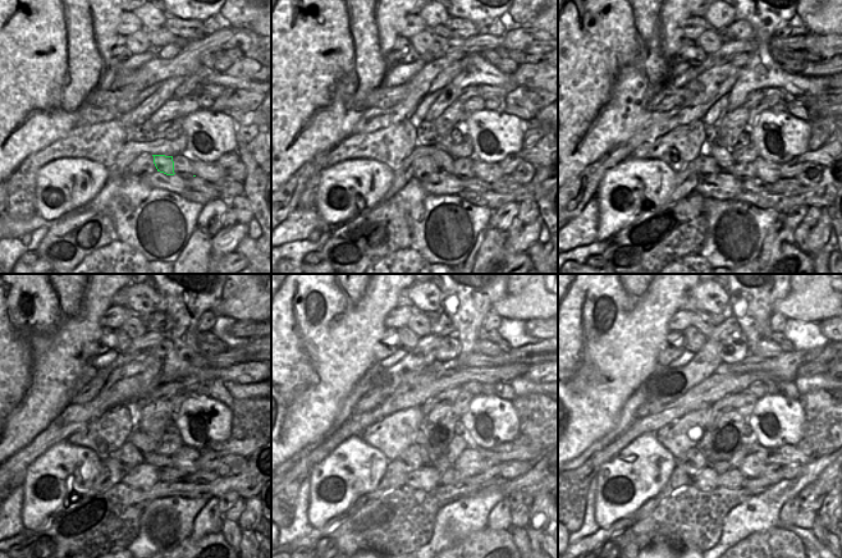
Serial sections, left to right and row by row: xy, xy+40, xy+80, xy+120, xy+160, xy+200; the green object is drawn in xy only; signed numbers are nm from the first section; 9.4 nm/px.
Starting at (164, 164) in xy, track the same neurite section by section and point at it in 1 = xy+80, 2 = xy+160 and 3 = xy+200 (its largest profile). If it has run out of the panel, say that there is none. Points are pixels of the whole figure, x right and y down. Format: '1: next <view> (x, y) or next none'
1: next xy+80 (723, 156)
2: next xy+160 (421, 438)
3: next xy+200 (704, 444)

